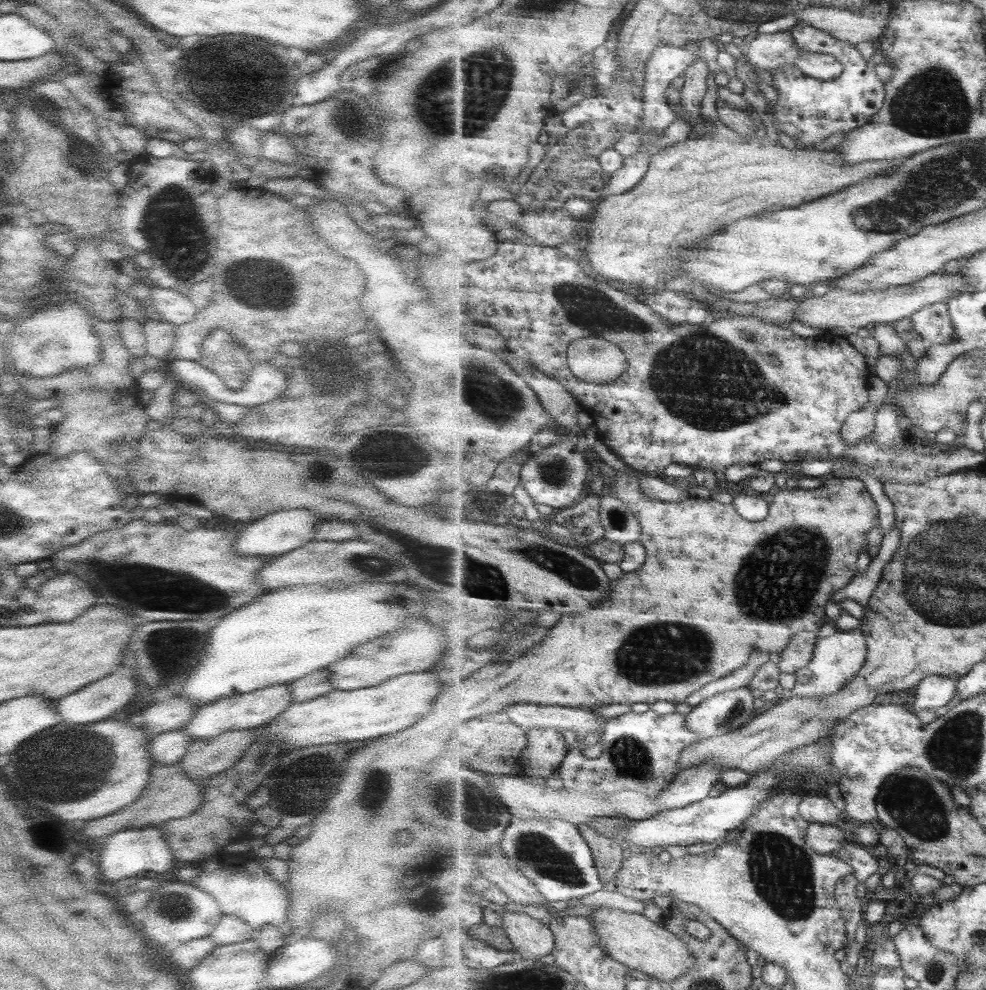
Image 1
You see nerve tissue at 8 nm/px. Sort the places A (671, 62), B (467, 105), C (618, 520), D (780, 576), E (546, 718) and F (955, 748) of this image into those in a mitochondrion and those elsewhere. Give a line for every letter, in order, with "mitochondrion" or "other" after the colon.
A: other
B: mitochondrion
C: mitochondrion
D: mitochondrion
E: other
F: mitochondrion

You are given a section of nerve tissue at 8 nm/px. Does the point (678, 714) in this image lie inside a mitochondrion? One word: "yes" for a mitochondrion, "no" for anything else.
no

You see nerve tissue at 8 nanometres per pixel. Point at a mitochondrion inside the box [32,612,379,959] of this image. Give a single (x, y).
(81, 768)

